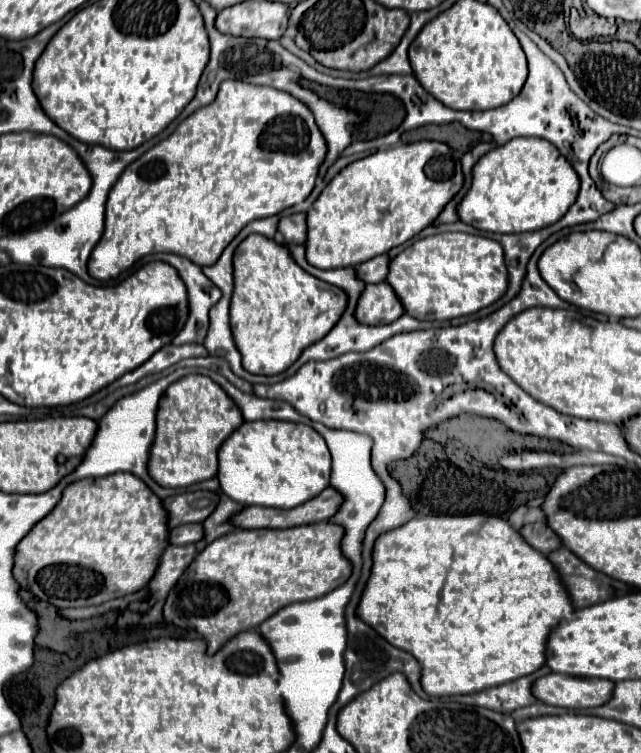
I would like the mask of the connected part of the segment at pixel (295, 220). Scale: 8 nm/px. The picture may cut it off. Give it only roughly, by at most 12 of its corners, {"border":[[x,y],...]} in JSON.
{"border":[[306,214],[280,218],[286,244],[306,244]]}

